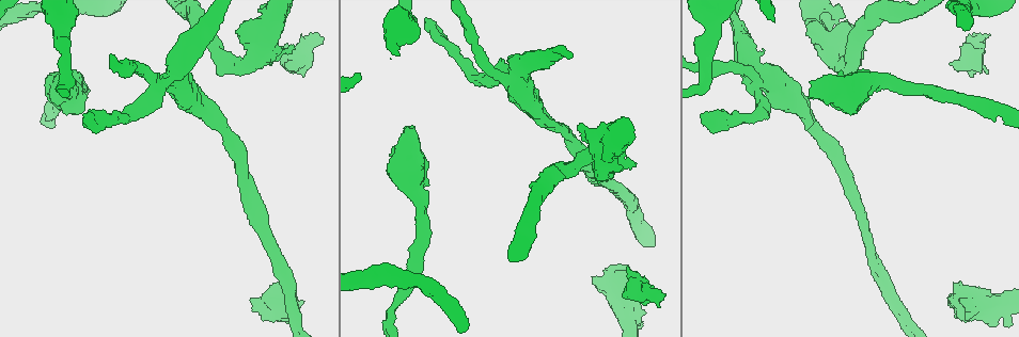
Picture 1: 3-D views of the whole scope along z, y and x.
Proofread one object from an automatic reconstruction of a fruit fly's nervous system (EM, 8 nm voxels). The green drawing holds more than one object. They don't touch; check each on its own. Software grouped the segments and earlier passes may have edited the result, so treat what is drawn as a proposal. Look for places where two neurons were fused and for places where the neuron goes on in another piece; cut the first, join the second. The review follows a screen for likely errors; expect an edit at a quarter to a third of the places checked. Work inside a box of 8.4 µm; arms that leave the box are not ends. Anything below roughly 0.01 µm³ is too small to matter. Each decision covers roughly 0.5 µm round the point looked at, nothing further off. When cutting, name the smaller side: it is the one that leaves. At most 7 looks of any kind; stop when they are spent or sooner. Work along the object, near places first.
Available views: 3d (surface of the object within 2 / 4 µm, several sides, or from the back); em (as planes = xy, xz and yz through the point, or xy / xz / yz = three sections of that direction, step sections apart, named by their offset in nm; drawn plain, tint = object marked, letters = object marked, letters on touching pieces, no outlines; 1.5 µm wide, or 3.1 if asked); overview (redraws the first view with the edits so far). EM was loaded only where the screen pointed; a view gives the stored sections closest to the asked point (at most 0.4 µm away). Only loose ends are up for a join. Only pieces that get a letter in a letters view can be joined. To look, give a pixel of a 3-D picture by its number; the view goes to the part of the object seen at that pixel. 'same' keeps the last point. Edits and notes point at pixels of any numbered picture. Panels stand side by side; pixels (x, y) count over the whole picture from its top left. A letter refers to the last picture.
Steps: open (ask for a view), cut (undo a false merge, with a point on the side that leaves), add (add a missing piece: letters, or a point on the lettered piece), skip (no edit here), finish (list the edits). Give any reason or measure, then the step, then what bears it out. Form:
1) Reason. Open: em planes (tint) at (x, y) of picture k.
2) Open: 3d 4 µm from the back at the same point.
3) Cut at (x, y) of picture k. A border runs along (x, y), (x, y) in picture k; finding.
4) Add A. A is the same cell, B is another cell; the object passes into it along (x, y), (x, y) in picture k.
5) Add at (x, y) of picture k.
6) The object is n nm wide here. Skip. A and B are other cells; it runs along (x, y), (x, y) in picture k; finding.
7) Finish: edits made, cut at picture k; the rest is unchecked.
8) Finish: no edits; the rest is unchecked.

Long arm stops here. Open: 3d 2 µm at (703, 113) of picture 1.

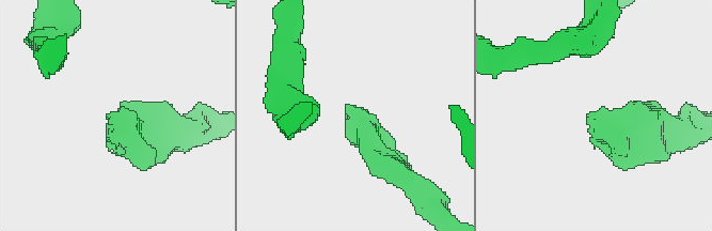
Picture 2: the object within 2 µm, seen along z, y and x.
Need the tissue. Open: em 3.1 µm planes (letters) at (591, 114) of picture 2.

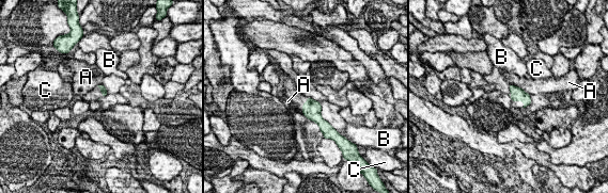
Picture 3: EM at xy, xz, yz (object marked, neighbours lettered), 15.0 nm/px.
The longest contact is with A, 340 nm. Skip. A, B and C are other cells; a border runs along (511, 83), (520, 86), (530, 94) in picture 3; none of them fits.

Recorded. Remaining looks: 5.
Stops while still wide. Open: 3d 4 µm at (406, 128) of picture 1.

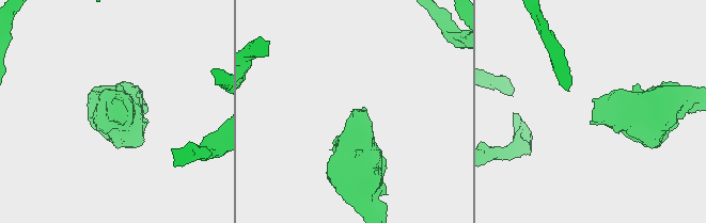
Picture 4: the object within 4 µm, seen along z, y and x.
Now the EM. Open: em xz step 4 (tint) at (115, 99) of picture 4.

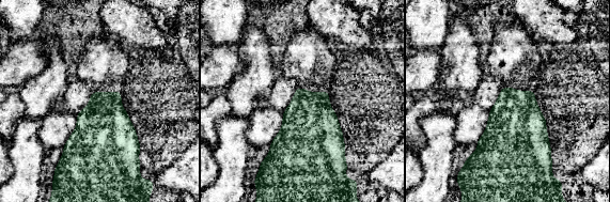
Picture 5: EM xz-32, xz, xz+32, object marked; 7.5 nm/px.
Open: em planes (letters) at the same point.

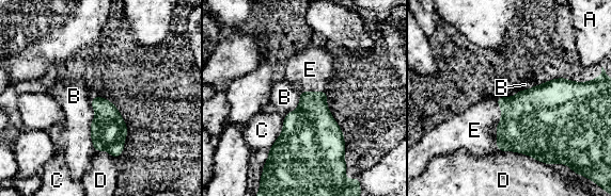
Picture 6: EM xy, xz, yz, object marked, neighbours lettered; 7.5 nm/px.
Add E. E is the same cell, A, B, C and D are other cells; the object passes into it along (530, 124), (497, 124), (474, 130) in picture 6; it goes on there.

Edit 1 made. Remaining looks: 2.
Finish: edits made, add at picture 6; the rest is unchecked.

